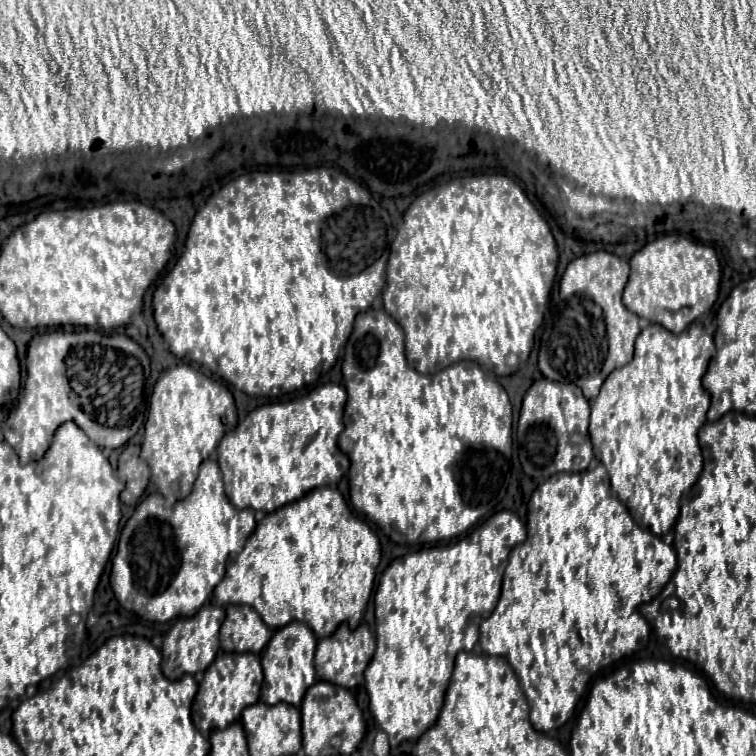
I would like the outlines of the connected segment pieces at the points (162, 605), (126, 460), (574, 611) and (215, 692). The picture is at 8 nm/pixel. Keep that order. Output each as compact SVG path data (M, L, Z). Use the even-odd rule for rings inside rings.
M209 458L201 464L193 492L185 500L177 502L169 514L159 512L159 494L149 494L135 508L135 514L127 520L125 528L121 530L117 554L113 558L111 588L115 592L115 598L125 610L149 622L169 622L175 618L195 616L197 610L211 598L213 588L223 580L229 554L241 552L255 528L255 510L237 510L231 504L231 500L223 492L221 470L217 462Z
M125 446L119 456L119 478L125 478L125 490L121 492L121 502L127 506L139 504L149 484L149 466L143 458L139 458L139 446Z
M599 464L595 470L589 472L579 472L579 474L569 474L569 472L561 472L551 476L545 484L541 484L528 503L527 514L527 540L523 544L517 544L511 550L509 556L509 564L503 576L503 590L501 590L501 598L495 606L495 610L491 612L491 616L481 624L481 646L489 656L503 656L513 670L517 672L519 684L523 686L523 692L527 696L529 708L531 708L531 724L535 730L539 732L549 732L555 728L565 726L577 712L579 700L585 696L585 692L589 690L591 682L609 666L613 666L617 660L621 660L627 654L633 654L637 650L641 650L647 640L649 640L649 624L647 620L641 616L641 606L645 602L651 602L661 590L663 586L671 580L673 572L677 570L677 554L671 546L667 546L659 536L655 536L649 530L643 530L641 526L635 524L635 520L631 518L629 510L625 508L625 504L621 504L621 500L617 500L617 496L613 496L605 466Z
M219 654L215 662L205 670L203 682L193 702L193 720L201 734L227 728L233 722L241 720L241 712L249 704L259 702L259 690L263 680L261 660L255 654Z

